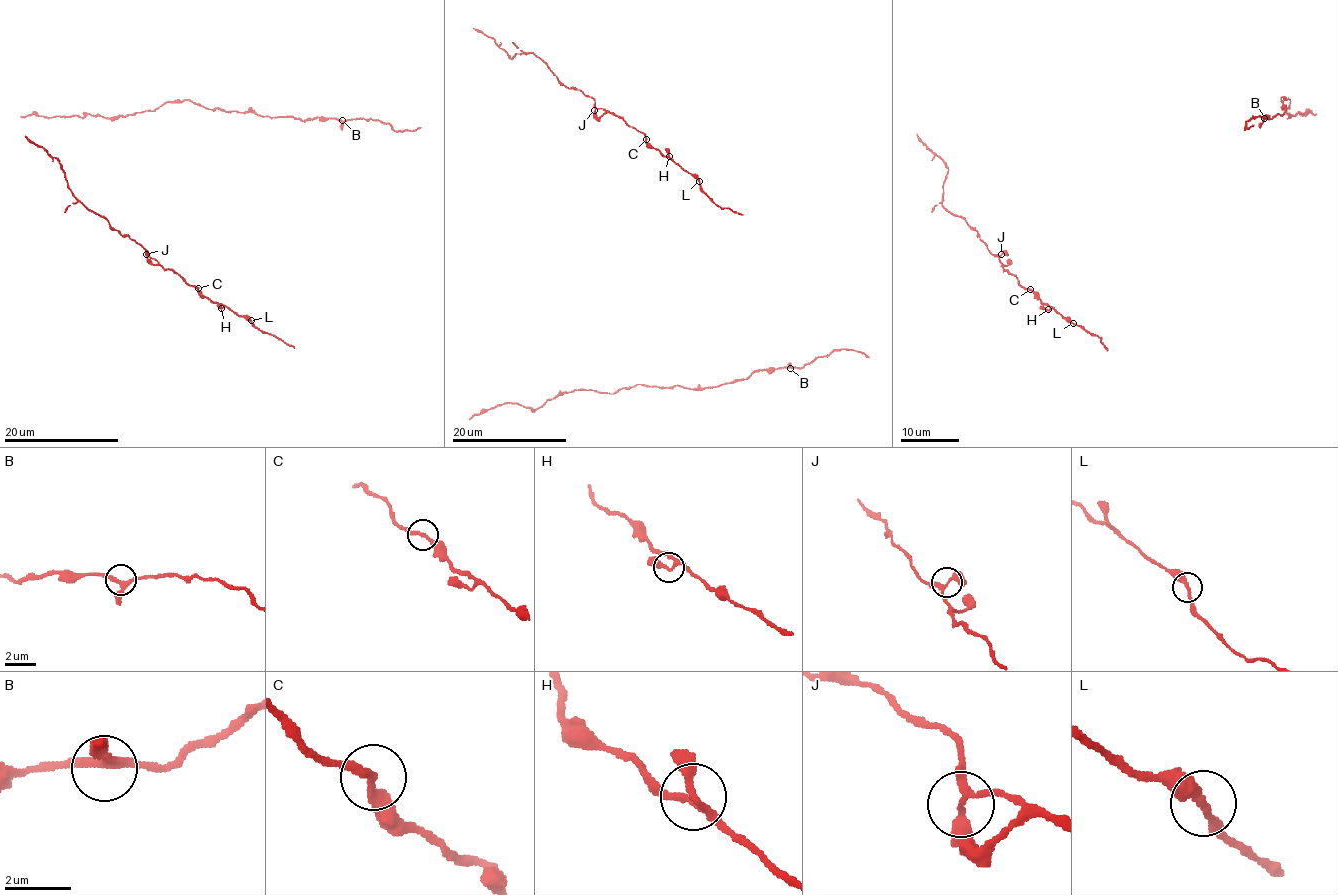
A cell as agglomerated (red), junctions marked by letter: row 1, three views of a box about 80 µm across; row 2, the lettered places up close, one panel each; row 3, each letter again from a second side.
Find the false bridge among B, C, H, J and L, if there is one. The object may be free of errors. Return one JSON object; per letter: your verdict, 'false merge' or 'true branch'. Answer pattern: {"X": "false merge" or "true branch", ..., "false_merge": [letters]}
{"B": "true branch", "C": "true branch", "H": "true branch", "J": "true branch", "L": "true branch", "false_merge": []}

